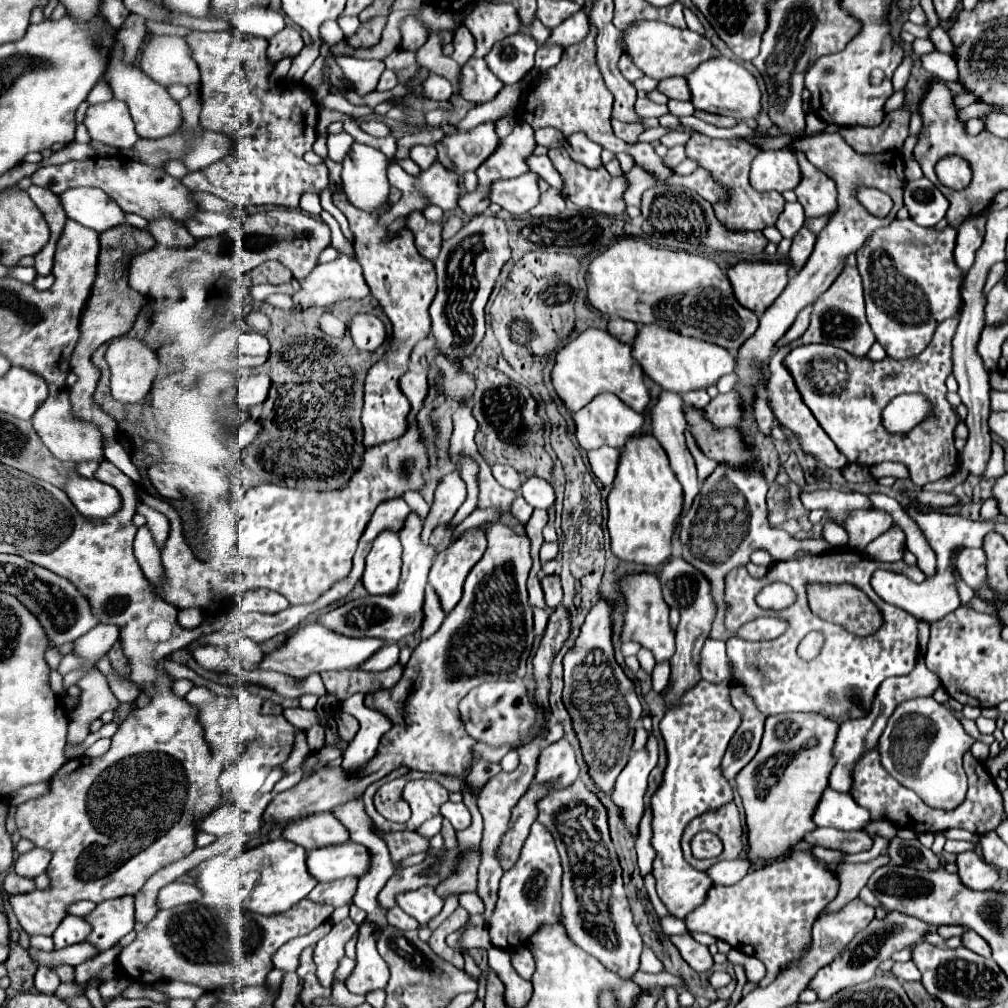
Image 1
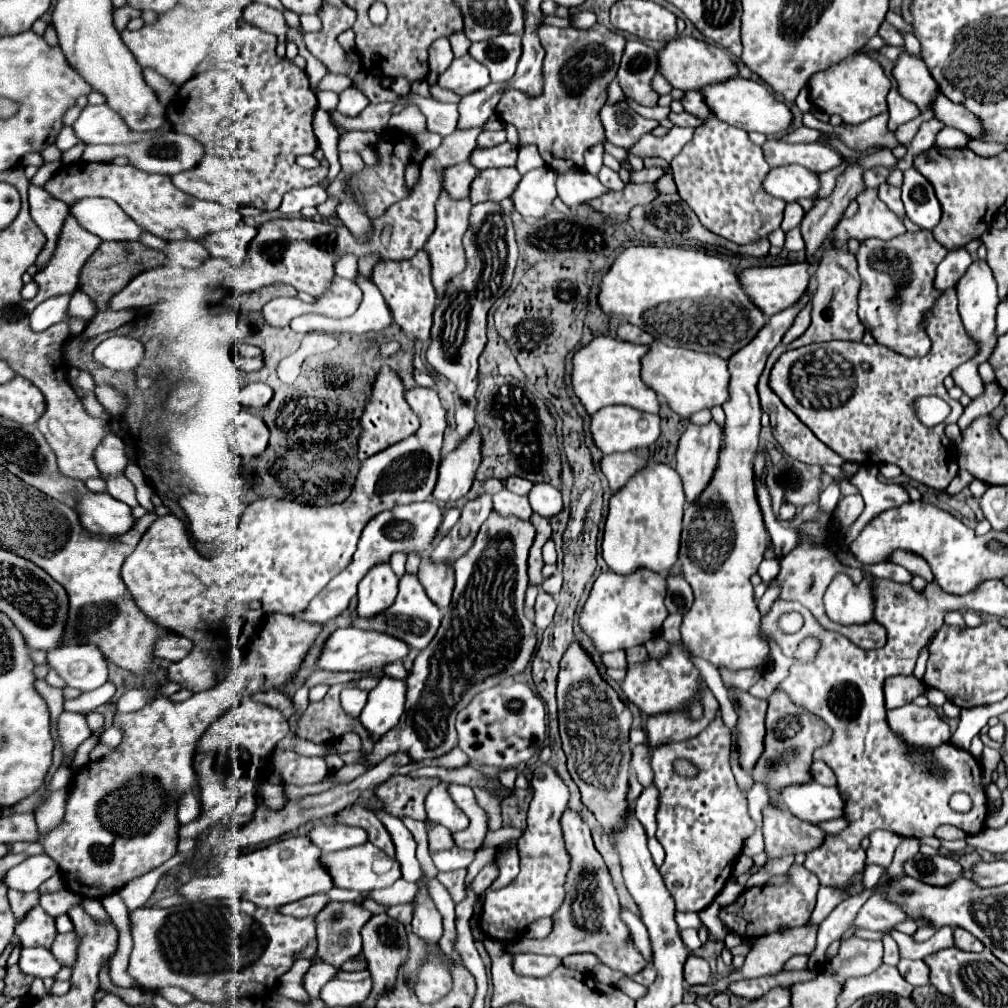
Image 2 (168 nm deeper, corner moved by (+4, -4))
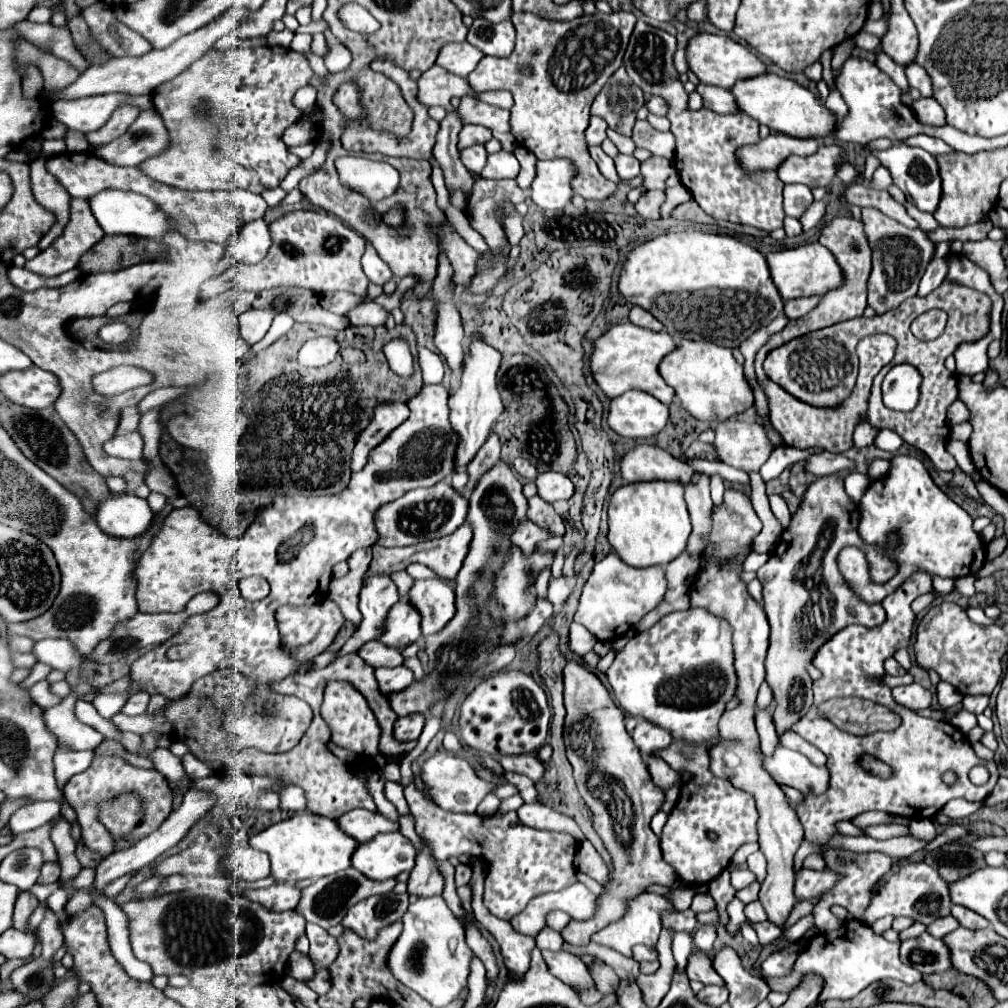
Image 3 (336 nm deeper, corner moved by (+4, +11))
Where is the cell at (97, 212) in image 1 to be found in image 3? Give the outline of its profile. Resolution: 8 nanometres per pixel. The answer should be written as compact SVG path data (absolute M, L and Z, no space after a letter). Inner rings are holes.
M105 189L99 195L89 199L91 211L95 219L99 221L105 235L133 235L133 237L147 237L147 239L159 239L165 233L173 231L173 225L169 225L169 217L165 211L159 209L153 201L149 201L145 195L133 193L133 191L119 191L119 189Z

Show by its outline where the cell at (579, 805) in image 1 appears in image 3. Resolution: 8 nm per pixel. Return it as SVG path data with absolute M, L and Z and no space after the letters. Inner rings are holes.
M637 945L635 949L633 949L633 959L635 961L655 961L657 959L657 951L655 949L649 949L649 947L645 947L645 945Z

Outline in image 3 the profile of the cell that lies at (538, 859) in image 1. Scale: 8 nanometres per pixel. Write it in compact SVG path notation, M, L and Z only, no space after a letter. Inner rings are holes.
M413 783L405 787L405 799L409 811L415 817L417 833L425 837L425 841L433 849L433 855L439 861L459 857L459 853L467 853L471 857L475 857L475 853L481 853L481 857L489 865L483 903L495 917L503 921L511 921L515 915L519 915L535 895L547 891L561 891L577 883L573 865L577 841L567 833L531 829L519 821L515 811L491 817L481 817L477 813L475 815L449 813L437 805L429 805L429 801L425 801L421 791L413 787Z

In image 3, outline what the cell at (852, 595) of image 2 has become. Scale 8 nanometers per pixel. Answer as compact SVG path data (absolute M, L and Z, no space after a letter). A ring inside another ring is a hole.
M897 455L891 459L891 471L883 477L873 481L865 495L861 497L861 525L859 525L859 535L865 543L877 543L881 545L885 541L885 537L899 529L899 535L903 539L903 543L899 545L899 549L895 551L895 559L899 563L899 573L889 579L887 583L875 583L869 575L869 565L861 565L865 561L865 557L861 557L861 551L853 551L853 547L847 547L841 551L839 555L839 569L845 577L845 581L849 581L849 585L853 587L853 591L869 603L881 603L889 593L893 593L897 587L901 587L913 573L929 573L929 575L937 575L937 577L965 577L965 575L975 575L985 561L985 545L981 541L981 537L973 531L971 527L973 519L967 511L963 511L955 501L951 501L931 479L929 471L923 467L923 463L915 457L909 455Z

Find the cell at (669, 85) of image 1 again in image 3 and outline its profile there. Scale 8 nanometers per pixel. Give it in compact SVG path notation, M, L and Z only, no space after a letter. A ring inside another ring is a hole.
M699 85L697 91L703 97L703 105L717 113L739 113L737 103L733 103L733 93L713 85Z

